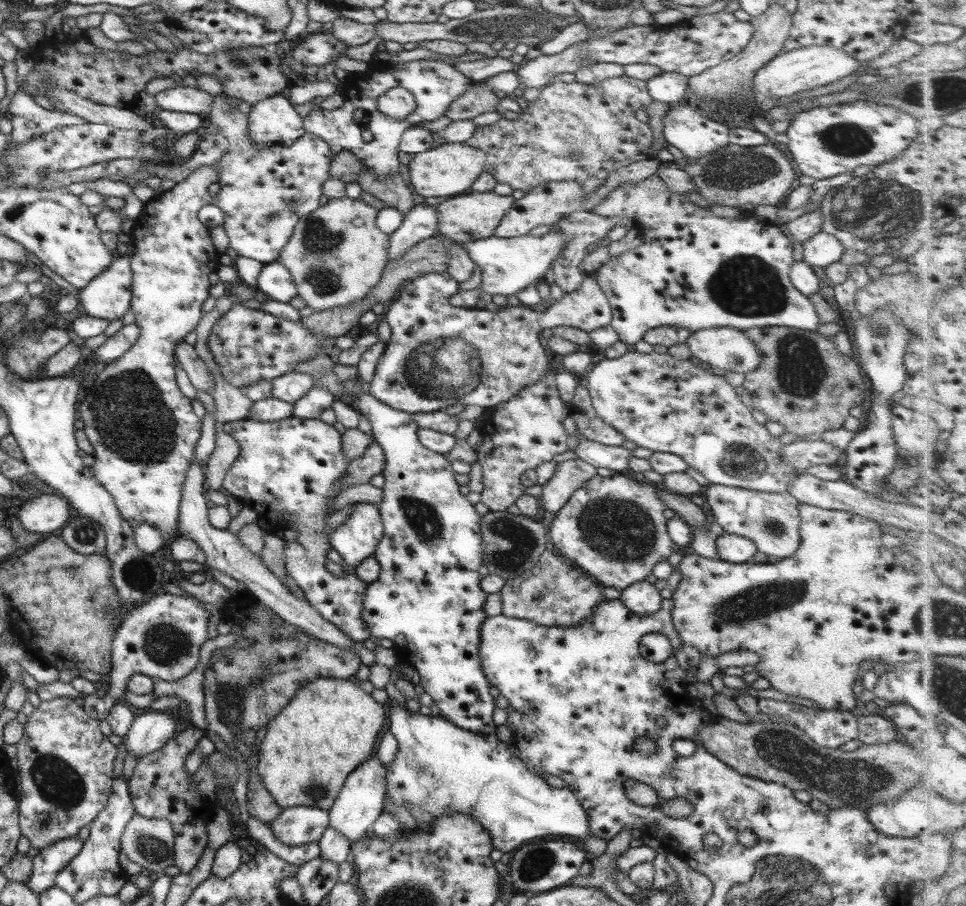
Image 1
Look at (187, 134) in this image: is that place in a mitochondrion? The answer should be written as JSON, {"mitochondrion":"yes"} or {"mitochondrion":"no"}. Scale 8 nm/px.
{"mitochondrion":"no"}

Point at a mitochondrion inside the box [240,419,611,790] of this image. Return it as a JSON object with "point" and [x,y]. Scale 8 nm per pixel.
{"point":[513,544]}

